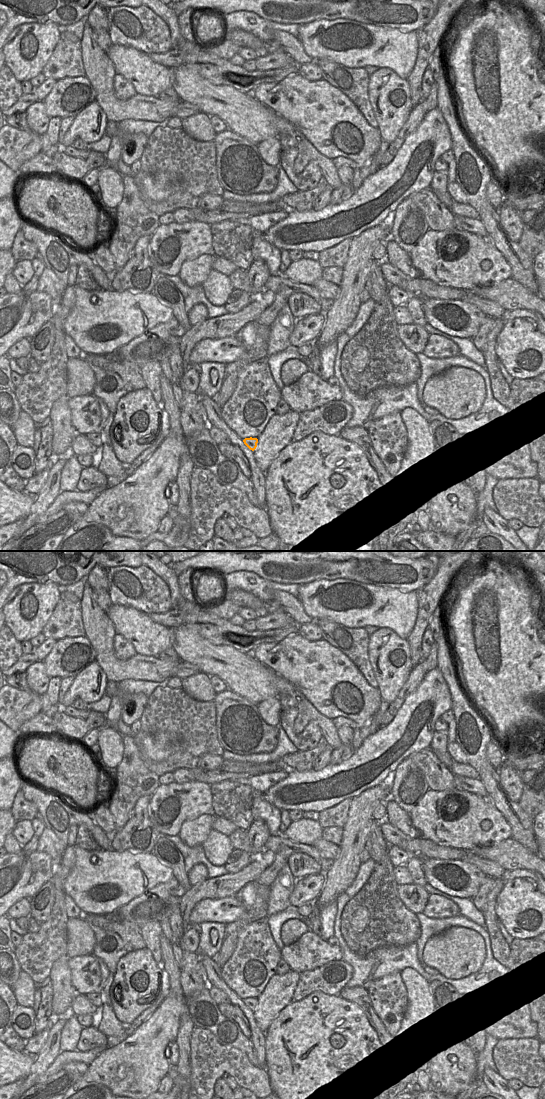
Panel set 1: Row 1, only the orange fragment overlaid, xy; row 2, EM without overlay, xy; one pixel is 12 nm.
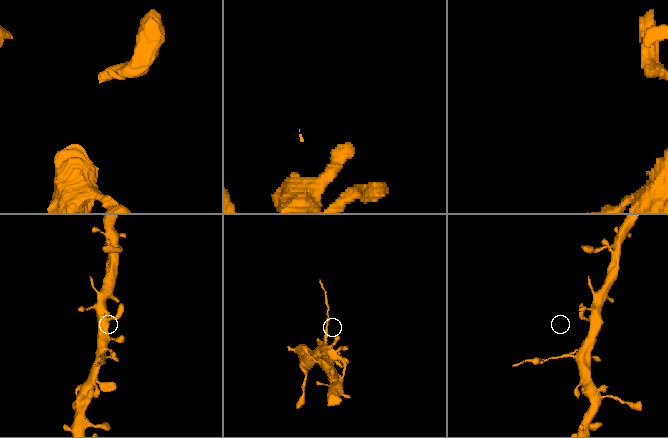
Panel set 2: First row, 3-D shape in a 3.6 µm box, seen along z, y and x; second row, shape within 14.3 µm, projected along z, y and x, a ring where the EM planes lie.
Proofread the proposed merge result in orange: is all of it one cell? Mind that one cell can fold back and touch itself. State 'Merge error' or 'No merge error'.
Merge error.

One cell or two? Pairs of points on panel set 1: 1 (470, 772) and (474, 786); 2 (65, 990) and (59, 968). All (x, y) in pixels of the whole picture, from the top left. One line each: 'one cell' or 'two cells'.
1: two cells
2: one cell

